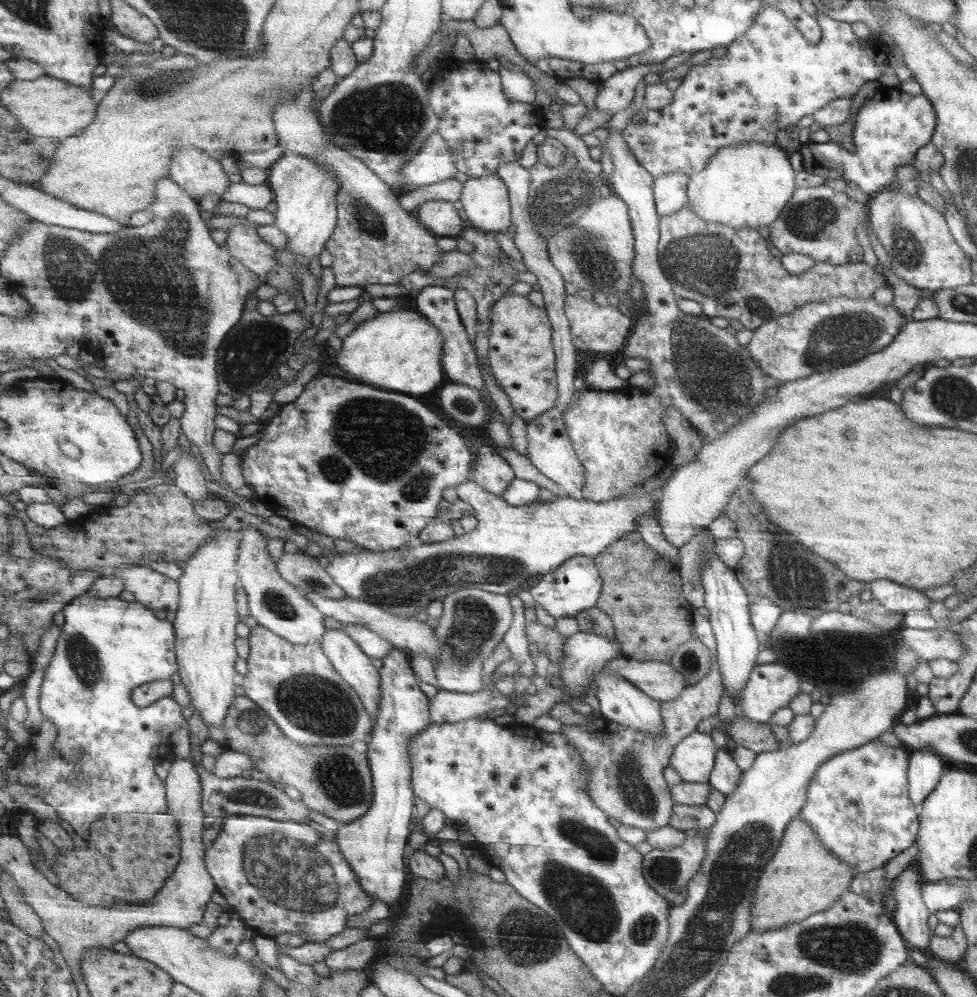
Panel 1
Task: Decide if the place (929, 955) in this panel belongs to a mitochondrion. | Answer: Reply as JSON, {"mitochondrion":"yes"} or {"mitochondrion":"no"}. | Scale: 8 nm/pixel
{"mitochondrion":"no"}

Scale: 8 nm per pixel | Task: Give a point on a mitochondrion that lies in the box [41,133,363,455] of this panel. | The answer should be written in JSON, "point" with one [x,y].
{"point":[235,362]}

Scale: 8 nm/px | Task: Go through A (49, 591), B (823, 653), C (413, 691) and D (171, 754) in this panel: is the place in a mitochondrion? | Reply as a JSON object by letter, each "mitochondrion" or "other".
{"A":"mitochondrion","B":"other","C":"other","D":"other"}

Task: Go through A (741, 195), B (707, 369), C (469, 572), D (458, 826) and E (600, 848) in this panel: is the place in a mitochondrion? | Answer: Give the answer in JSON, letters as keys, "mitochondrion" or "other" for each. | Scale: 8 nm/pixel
{"A":"other","B":"mitochondrion","C":"mitochondrion","D":"other","E":"mitochondrion"}

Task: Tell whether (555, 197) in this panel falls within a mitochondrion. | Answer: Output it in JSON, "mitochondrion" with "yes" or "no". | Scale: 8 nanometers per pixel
{"mitochondrion":"yes"}

